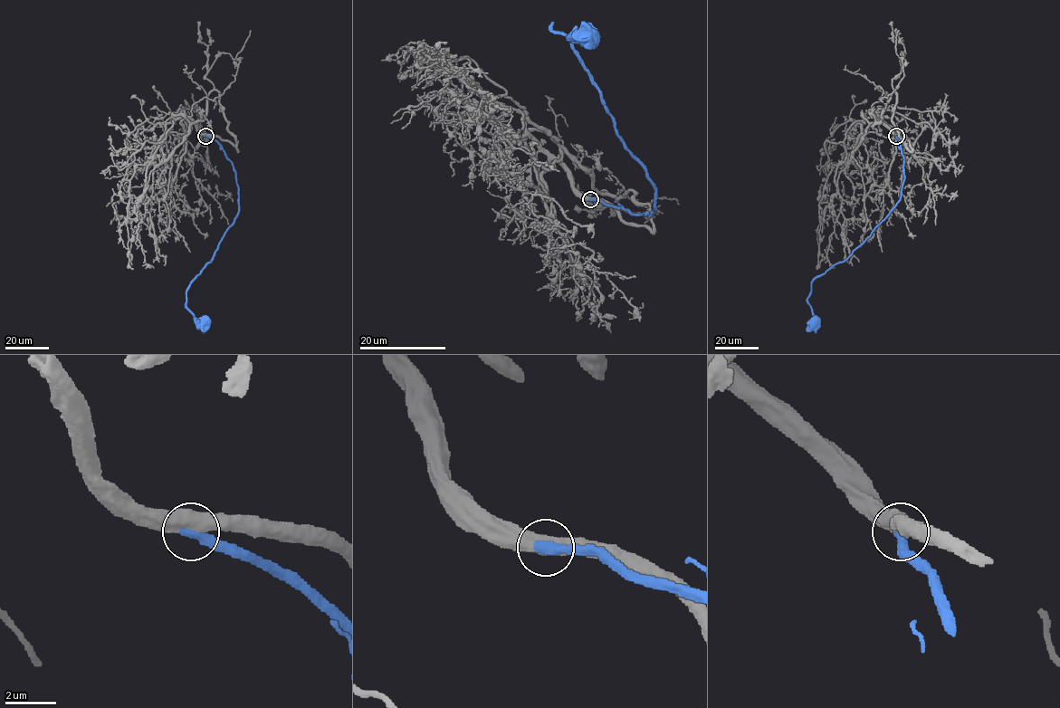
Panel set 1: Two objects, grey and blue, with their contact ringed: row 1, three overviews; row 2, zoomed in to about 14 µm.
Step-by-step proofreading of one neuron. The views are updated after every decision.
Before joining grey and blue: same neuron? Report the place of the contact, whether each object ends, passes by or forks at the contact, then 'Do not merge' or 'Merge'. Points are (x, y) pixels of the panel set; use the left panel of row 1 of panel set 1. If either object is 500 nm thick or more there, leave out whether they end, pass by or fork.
Place: (205, 136). Merge

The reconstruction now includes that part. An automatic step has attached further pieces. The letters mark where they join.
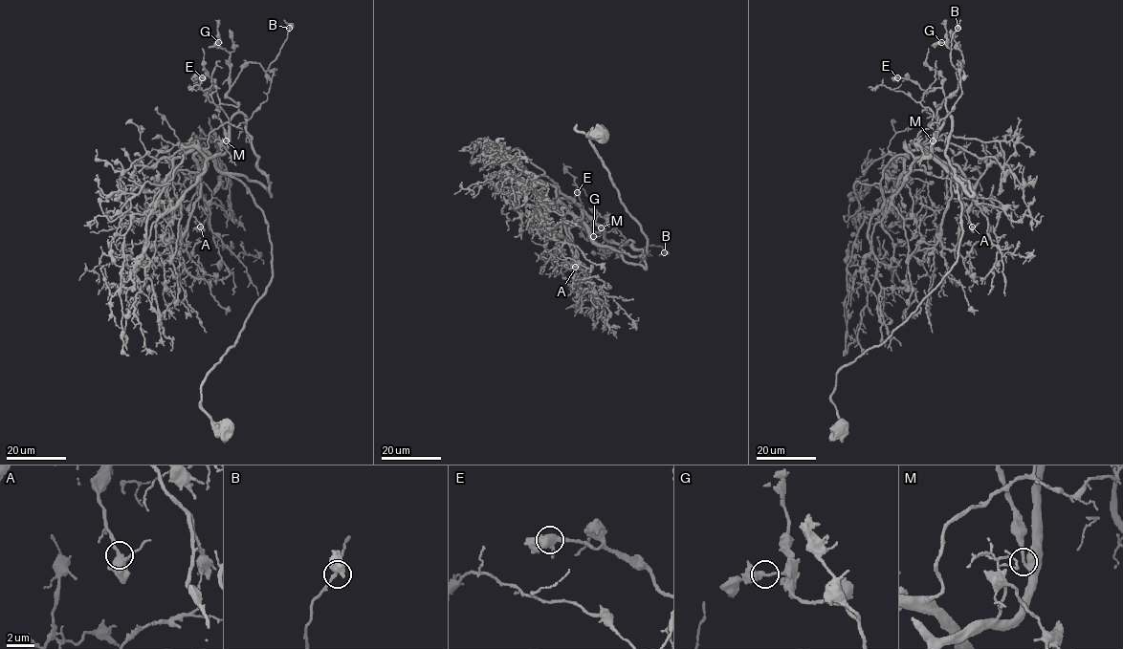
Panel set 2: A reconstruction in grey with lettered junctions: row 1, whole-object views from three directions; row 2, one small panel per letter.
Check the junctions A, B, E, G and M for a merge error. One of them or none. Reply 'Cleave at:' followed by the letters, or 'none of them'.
Cleave at: none of them

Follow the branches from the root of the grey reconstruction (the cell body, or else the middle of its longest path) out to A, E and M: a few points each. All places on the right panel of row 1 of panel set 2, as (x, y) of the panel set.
A: (842, 429), (836, 374), (880, 345), (957, 258), (957, 186), (925, 148), (974, 192), (972, 227)
E: (842, 429), (836, 374), (916, 310), (962, 233), (957, 182), (904, 147), (931, 152), (943, 90), (897, 77)
M: (842, 429), (836, 374), (880, 345), (957, 258), (957, 182), (928, 152), (904, 147), (921, 157), (933, 140)

